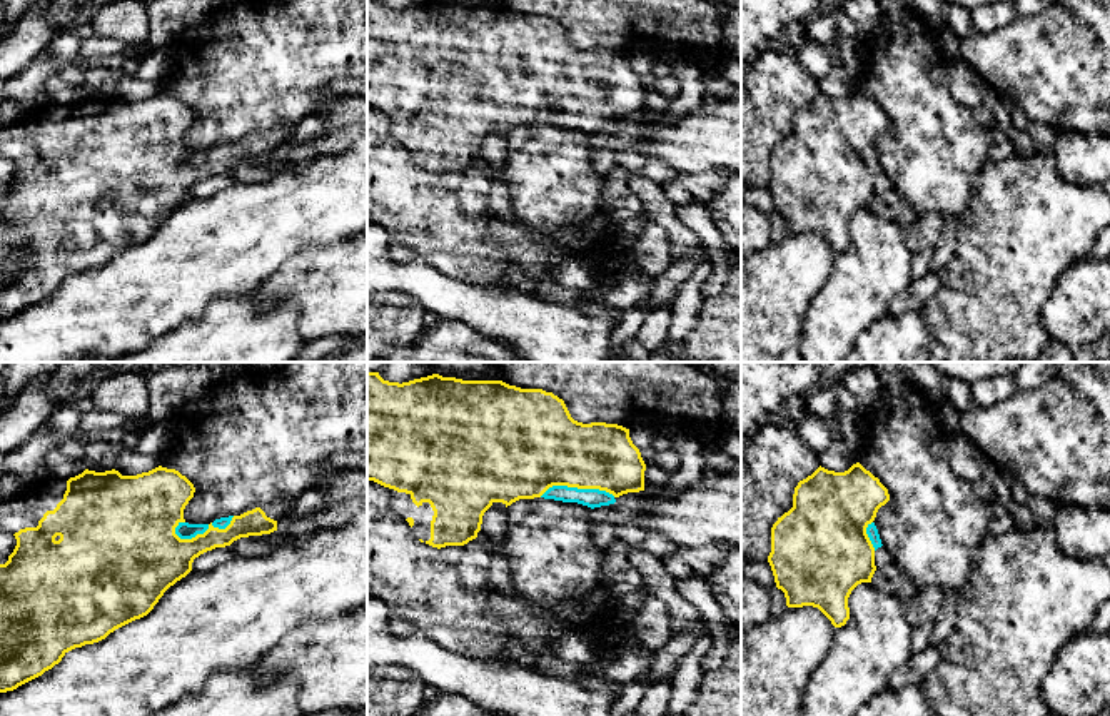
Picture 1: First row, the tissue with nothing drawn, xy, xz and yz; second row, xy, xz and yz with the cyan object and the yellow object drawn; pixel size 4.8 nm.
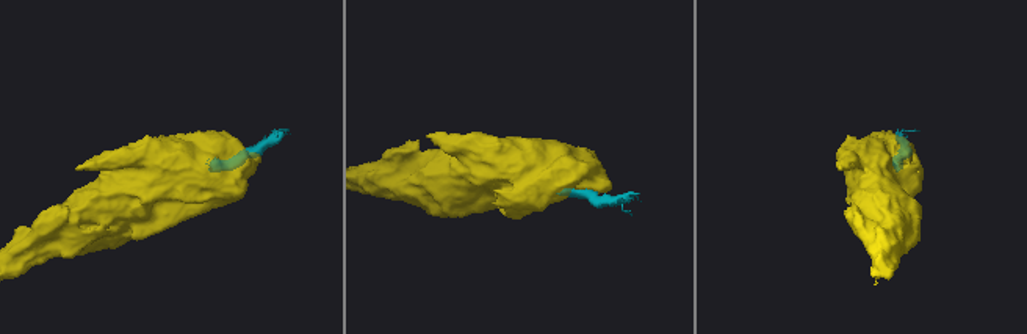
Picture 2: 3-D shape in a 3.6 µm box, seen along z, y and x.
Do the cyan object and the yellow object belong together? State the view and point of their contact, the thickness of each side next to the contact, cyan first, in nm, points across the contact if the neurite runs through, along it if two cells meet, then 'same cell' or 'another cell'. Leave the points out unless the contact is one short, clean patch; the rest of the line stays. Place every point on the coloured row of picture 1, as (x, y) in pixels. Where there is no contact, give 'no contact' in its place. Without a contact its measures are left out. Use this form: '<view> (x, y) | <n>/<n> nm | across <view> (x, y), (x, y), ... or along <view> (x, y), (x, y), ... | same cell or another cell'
xy (204, 531) | 80/280 nm | across xy (184, 529), (204, 531), (159, 556) | same cell

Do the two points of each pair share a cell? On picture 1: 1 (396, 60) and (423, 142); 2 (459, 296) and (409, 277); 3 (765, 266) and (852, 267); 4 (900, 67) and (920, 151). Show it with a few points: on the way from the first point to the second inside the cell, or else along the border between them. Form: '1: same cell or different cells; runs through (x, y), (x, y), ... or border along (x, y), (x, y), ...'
1: same cell; runs through (416, 80), (423, 87), (423, 122)
2: same cell; runs through (448, 296), (436, 292), (421, 279)
3: different cells; border along (837, 254), (830, 276), (812, 301)
4: same cell; runs through (912, 87), (920, 105), (920, 131)

